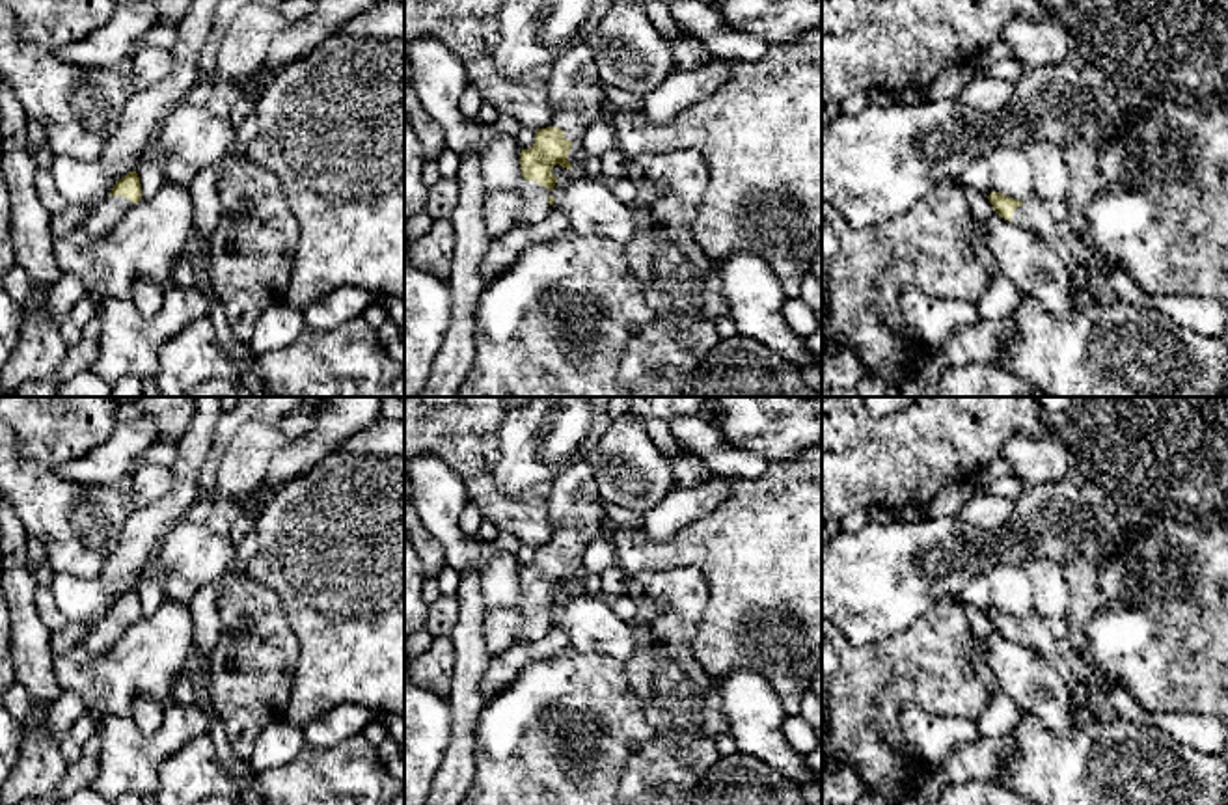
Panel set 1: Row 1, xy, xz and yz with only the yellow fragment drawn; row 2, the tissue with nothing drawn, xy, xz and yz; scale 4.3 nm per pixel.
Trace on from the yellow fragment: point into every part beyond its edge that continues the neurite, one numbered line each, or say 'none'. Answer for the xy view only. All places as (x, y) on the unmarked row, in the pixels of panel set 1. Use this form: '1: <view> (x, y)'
1: xy (103, 636)

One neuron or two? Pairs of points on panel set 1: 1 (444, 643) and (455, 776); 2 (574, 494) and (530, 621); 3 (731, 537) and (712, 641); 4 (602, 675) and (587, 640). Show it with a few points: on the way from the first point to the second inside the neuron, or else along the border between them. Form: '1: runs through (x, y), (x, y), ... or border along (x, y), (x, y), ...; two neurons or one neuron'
1: border along (455, 653), (455, 673), (448, 697); two neurons
2: runs through (574, 526), (567, 548), (537, 578), (537, 589); one neuron
3: runs through (731, 563), (731, 615); one neuron
4: border along (569, 643), (584, 653), (615, 656), (625, 664); two neurons

